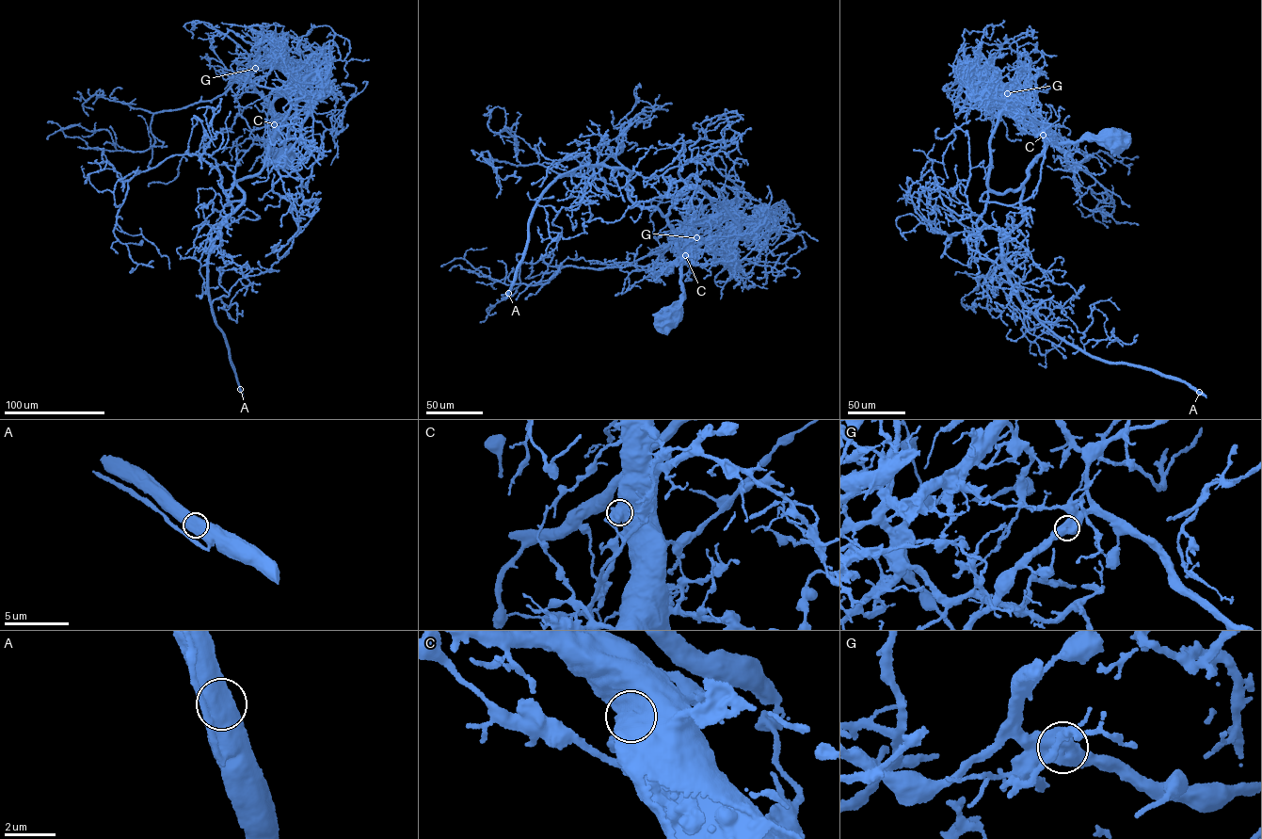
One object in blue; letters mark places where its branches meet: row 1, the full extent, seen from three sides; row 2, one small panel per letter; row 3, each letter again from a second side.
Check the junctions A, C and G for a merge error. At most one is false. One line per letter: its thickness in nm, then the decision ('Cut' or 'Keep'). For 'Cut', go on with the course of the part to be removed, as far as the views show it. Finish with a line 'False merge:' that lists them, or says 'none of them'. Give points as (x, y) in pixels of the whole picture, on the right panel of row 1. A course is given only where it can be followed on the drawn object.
A: Thickness 800 nm. Keep
C: Thickness 850 nm. Cut. Course of the part to remove: (1043, 135), (1046, 139), (1068, 152), (1072, 162)
G: Thickness 700 nm. Keep
False merge: C

